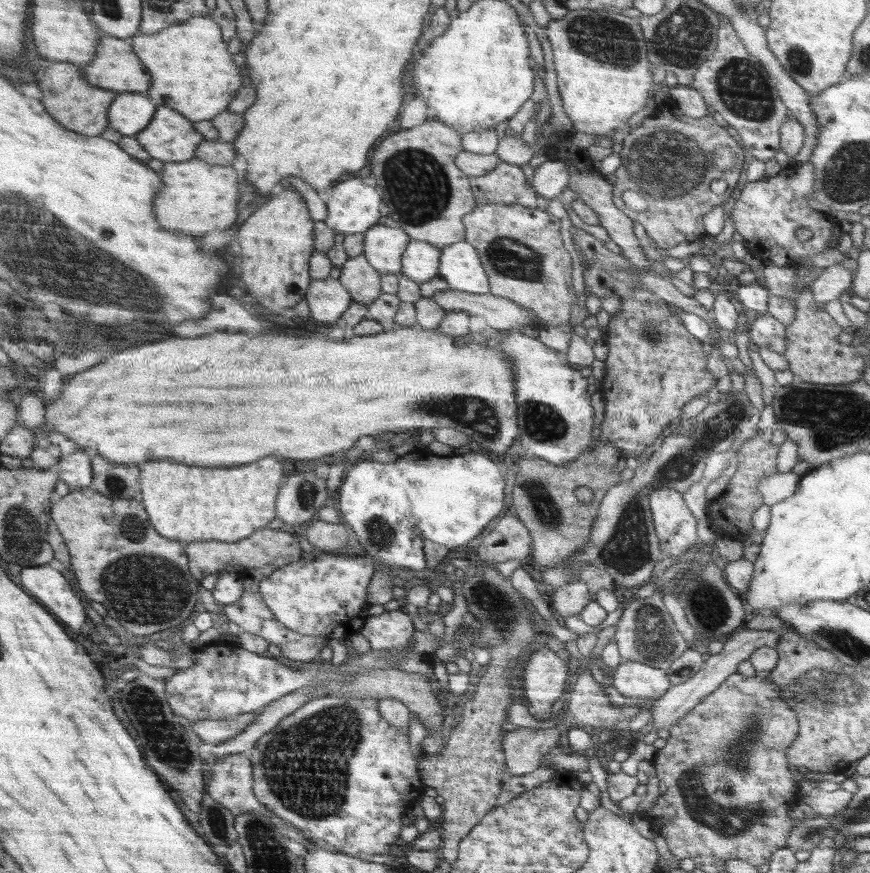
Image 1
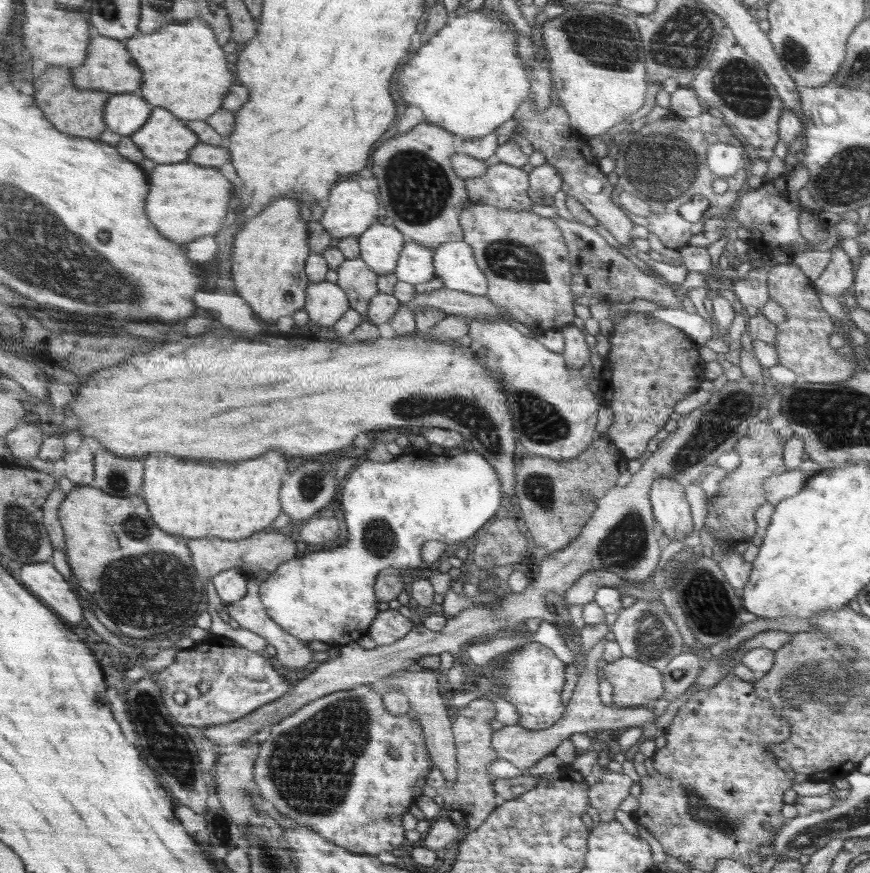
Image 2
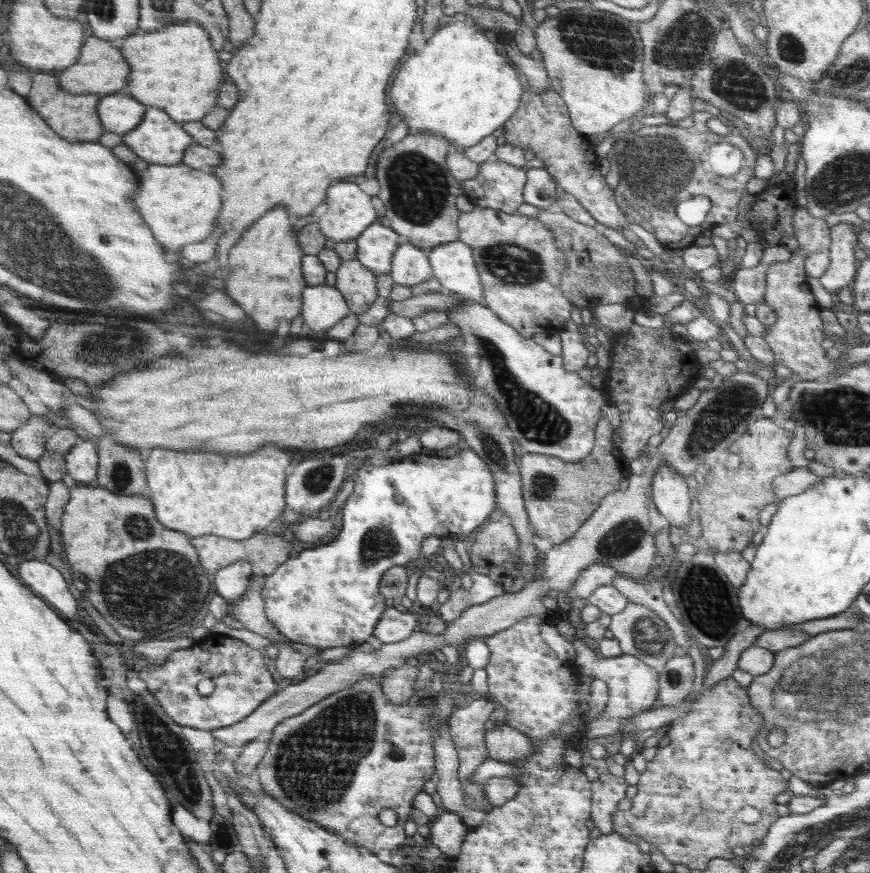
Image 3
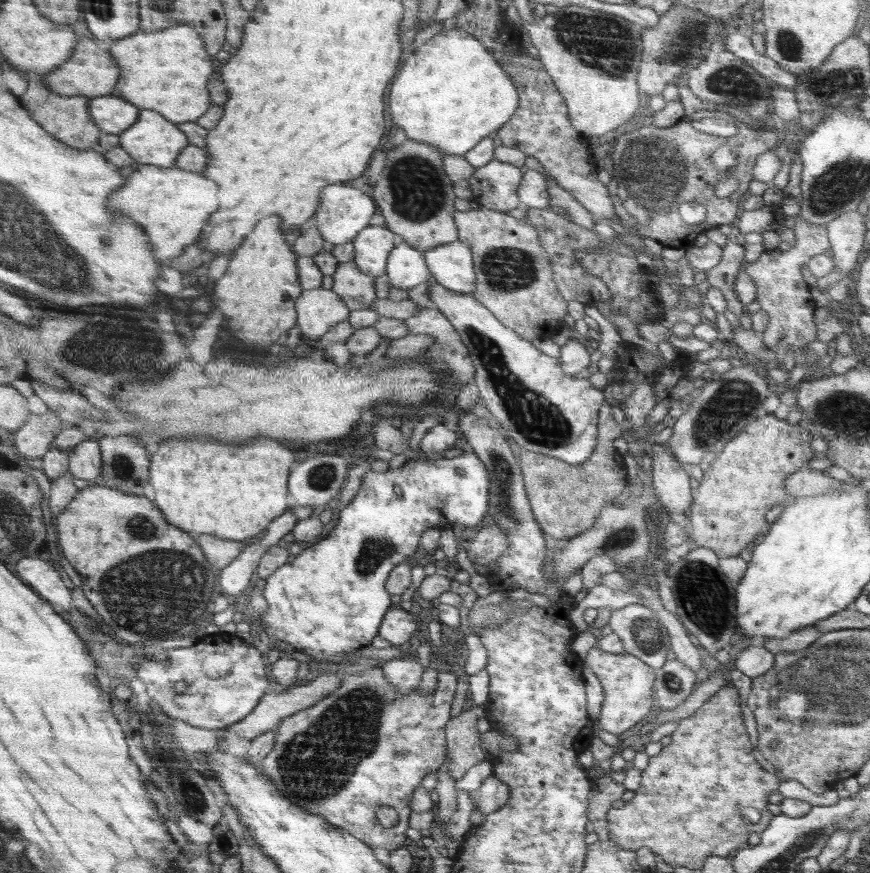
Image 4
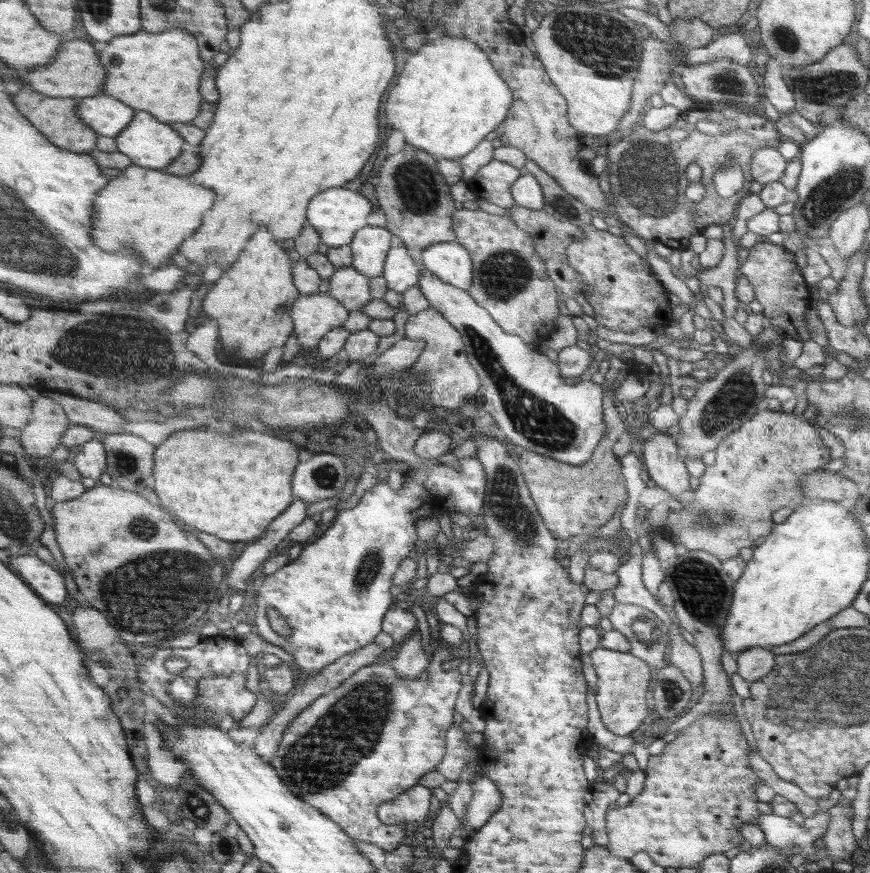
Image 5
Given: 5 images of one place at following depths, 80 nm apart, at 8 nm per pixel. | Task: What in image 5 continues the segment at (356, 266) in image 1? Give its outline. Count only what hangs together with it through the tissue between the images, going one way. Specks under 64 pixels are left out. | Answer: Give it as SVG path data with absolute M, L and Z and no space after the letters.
M344 266L327 280L328 293L340 301L340 304L354 311L373 299L370 294L370 279L354 267Z

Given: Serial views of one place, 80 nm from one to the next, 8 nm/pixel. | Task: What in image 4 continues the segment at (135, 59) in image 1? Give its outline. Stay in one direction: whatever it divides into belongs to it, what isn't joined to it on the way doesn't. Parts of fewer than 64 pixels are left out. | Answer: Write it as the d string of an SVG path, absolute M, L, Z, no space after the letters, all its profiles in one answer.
M80 38L70 60L42 75L42 77L46 77L51 91L60 96L86 96L94 98L110 95L114 92L114 88L116 88L116 84L120 80L120 65L114 59L112 52L98 48L95 40Z

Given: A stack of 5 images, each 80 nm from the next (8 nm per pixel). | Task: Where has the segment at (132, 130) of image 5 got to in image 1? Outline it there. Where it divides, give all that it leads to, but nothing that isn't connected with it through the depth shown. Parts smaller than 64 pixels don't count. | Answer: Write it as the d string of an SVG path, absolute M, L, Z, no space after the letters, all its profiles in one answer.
M162 106L148 127L136 135L136 141L152 159L179 163L196 158L196 151L204 142L204 134L183 114Z

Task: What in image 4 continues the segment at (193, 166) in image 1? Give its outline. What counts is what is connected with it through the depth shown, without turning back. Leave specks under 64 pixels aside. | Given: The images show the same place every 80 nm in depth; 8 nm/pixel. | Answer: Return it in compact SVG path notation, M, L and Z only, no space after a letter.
M140 165L128 176L128 182L110 196L108 205L111 212L127 216L148 228L148 236L152 236L152 244L156 244L156 256L160 256L162 262L164 258L182 254L184 246L198 240L208 216L218 208L216 192L218 186L200 174L175 167Z

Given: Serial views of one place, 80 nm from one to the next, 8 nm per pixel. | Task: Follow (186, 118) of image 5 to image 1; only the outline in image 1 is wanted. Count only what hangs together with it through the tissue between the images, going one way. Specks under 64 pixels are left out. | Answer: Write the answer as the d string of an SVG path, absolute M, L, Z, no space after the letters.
M197 16L186 22L176 23L158 34L139 33L129 41L134 46L135 55L139 56L146 65L147 71L154 77L146 95L155 101L157 108L162 106L172 108L192 123L210 121L214 116L226 112L233 94L242 86L242 74L232 62L230 52L226 50L222 28L218 21L210 20L208 17Z

